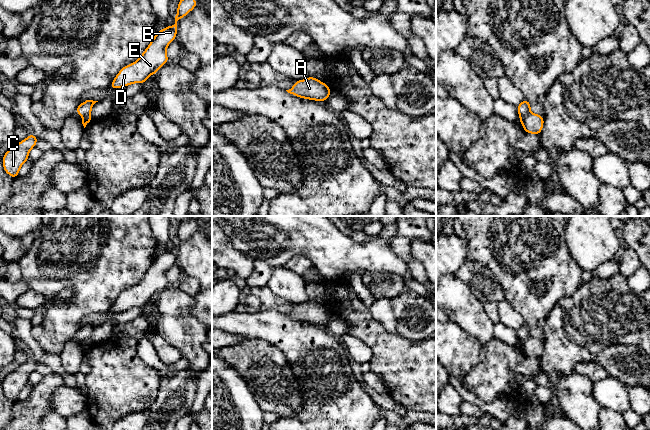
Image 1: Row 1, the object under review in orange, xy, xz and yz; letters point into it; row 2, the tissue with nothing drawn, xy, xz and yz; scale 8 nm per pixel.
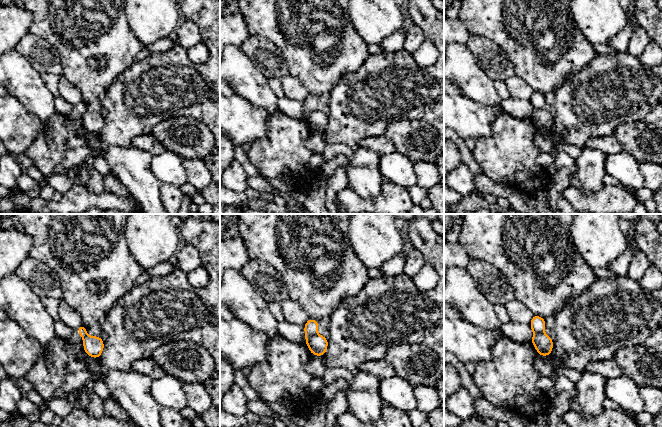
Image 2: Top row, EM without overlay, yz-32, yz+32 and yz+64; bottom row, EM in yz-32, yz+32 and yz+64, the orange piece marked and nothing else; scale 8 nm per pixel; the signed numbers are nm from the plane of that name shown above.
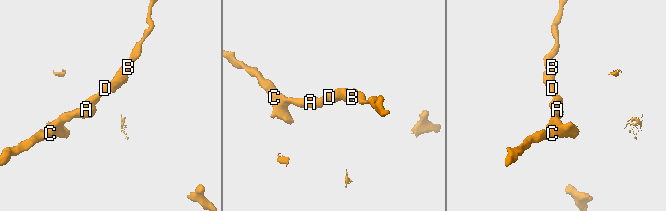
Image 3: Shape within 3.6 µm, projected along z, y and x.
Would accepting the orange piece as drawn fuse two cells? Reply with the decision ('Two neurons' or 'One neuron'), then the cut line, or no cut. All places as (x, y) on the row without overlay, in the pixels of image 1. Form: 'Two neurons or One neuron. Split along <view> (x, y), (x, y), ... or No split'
Two neurons. Split along yz (529, 335), (520, 341)

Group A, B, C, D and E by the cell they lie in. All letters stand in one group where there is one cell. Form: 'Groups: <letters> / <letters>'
Groups: A C / B D E

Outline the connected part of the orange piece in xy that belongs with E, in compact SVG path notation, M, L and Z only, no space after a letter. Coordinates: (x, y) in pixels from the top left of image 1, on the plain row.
M192 220L179 223L175 248L156 256L140 282L121 292L109 311L119 313L133 307L144 308L149 300L156 298L169 285L166 273L177 261L177 245L184 242L196 230L197 224Z

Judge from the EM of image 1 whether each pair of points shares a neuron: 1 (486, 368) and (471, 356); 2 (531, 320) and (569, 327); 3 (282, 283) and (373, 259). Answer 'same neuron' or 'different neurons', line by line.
1: different neurons
2: different neurons
3: different neurons

